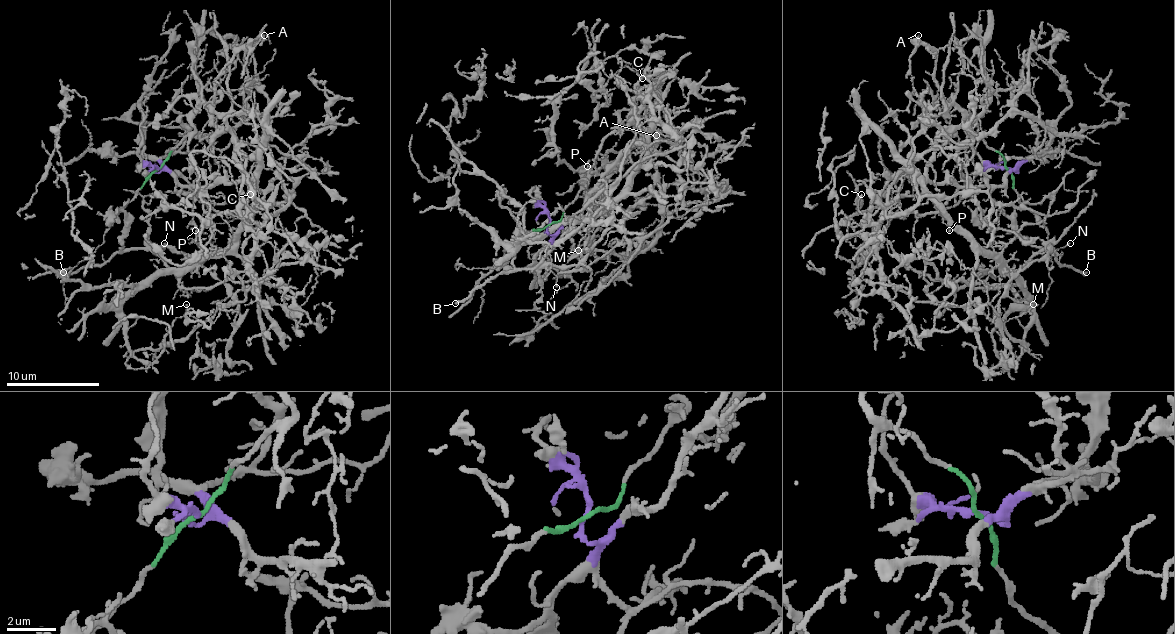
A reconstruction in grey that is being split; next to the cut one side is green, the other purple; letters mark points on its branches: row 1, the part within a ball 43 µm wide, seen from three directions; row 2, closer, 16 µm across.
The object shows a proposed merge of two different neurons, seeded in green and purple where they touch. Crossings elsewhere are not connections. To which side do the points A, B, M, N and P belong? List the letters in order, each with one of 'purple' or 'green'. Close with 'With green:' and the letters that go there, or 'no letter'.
A: green
B: purple
M: purple
N: purple
P: purple
With green: A

